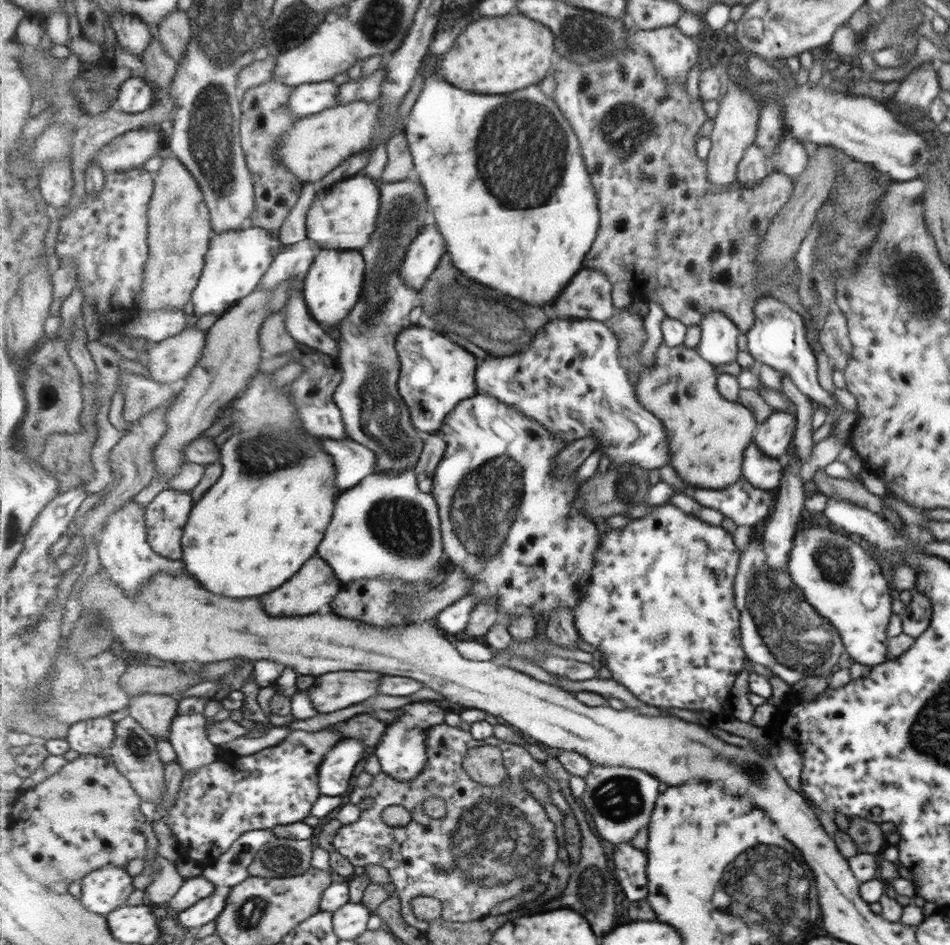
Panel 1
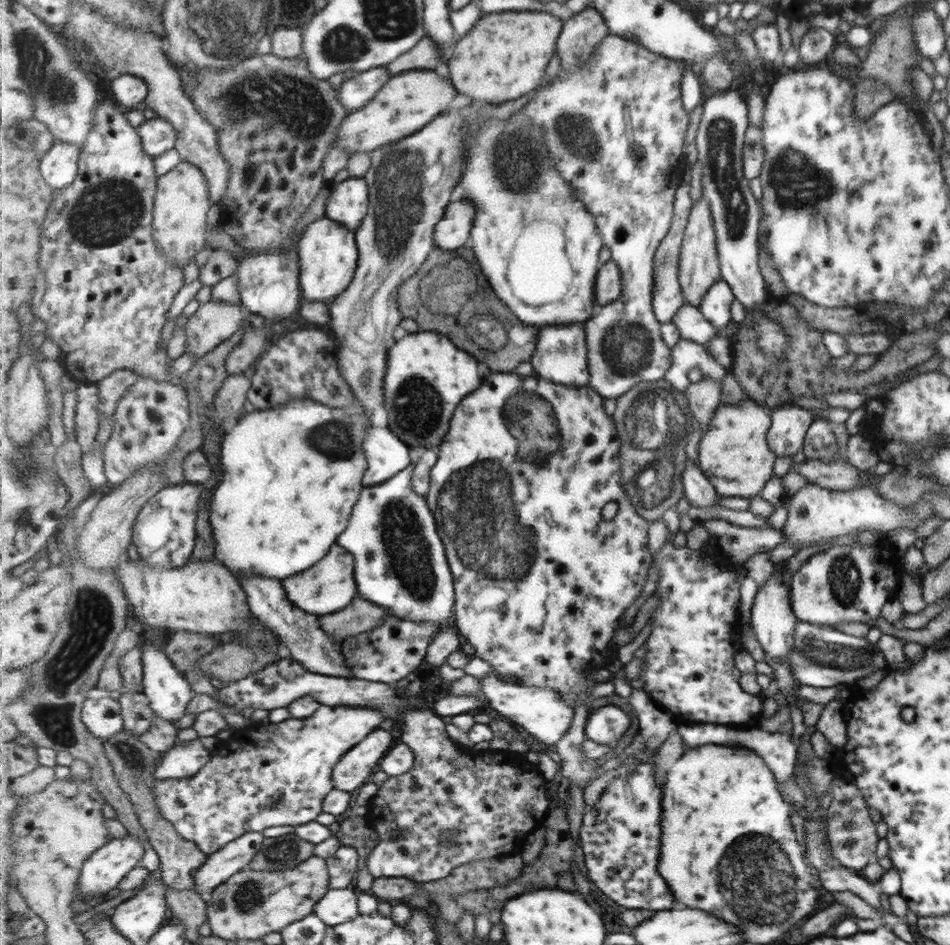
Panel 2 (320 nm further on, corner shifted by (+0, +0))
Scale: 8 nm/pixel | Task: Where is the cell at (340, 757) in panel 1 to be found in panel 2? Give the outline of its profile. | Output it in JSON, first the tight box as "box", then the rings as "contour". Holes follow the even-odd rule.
{"box":[332,728,394,792],"contour":[[[381,728],[373,731],[337,763],[332,771],[336,788],[347,792],[361,788],[394,745],[390,731]]]}

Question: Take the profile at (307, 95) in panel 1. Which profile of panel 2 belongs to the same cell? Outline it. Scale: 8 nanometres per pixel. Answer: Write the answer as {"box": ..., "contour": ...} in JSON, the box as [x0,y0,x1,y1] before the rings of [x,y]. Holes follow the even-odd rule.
{"box":[338,67,392,111],"contour":[[[387,67],[362,72],[344,80],[338,89],[338,97],[350,111],[355,111],[367,106],[392,77],[392,72]]]}

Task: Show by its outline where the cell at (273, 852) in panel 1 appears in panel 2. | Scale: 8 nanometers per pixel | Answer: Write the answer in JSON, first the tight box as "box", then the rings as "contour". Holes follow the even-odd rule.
{"box":[248,833,315,872],"contour":[[[289,833],[277,838],[266,838],[248,868],[269,872],[293,870],[312,856],[315,856],[315,844],[299,838],[297,833]]]}

